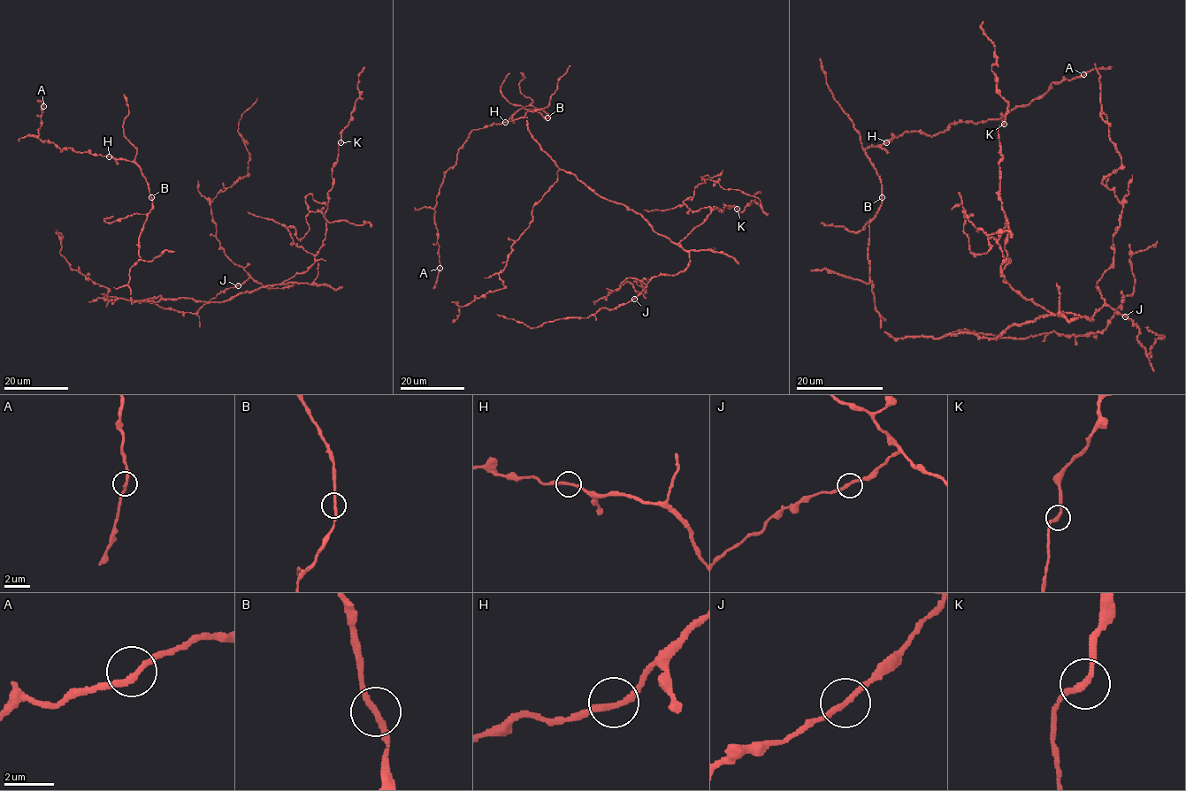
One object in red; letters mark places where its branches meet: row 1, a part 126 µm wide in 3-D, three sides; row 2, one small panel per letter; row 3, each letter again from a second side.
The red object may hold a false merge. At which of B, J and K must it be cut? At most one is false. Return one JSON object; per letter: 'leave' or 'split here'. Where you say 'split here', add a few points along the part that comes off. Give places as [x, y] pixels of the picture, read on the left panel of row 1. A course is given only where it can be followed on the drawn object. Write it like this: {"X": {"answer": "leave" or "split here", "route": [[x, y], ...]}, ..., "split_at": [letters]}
{"B": {"answer": "leave"}, "J": {"answer": "leave"}, "K": {"answer": "leave"}, "split_at": []}

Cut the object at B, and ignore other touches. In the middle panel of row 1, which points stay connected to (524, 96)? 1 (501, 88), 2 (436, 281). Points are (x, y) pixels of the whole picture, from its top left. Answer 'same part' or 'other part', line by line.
1: other part
2: same part

